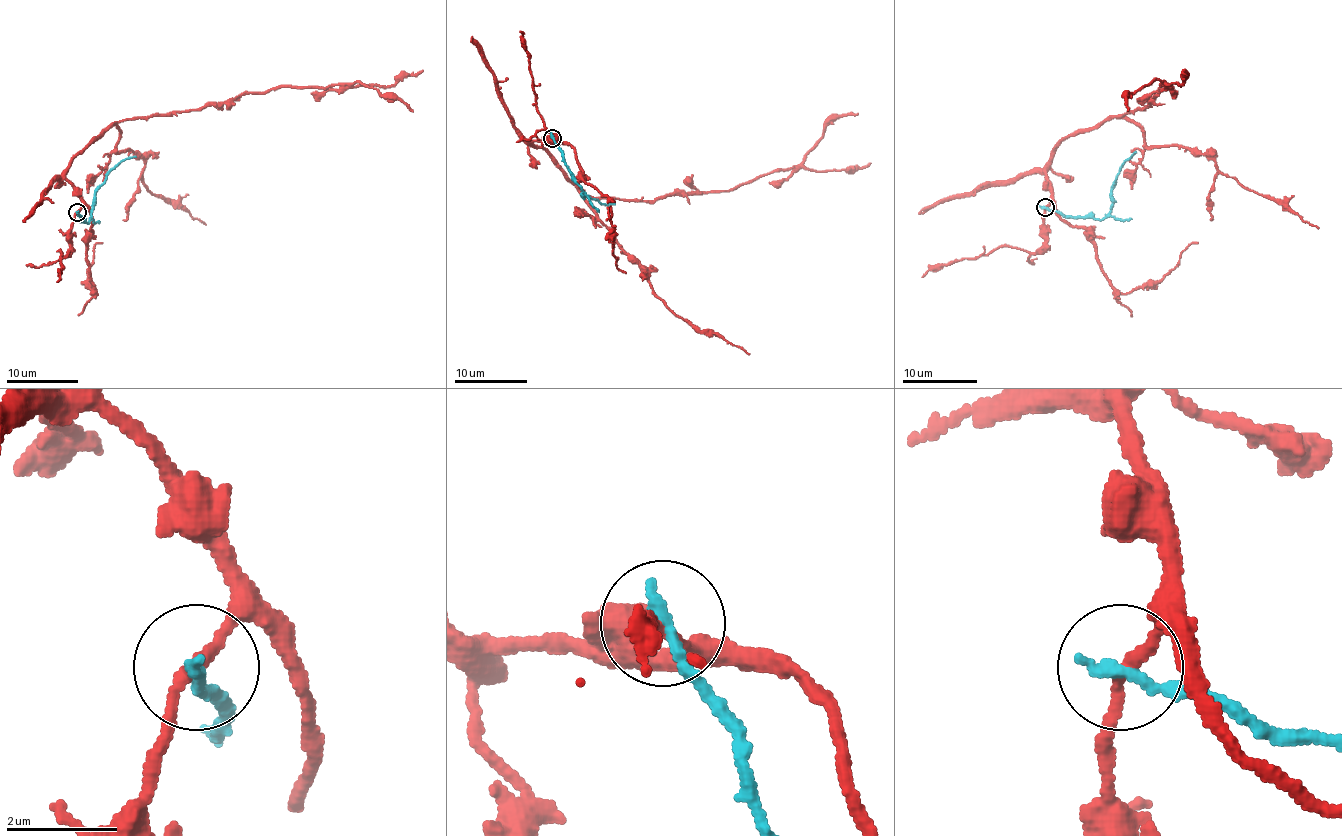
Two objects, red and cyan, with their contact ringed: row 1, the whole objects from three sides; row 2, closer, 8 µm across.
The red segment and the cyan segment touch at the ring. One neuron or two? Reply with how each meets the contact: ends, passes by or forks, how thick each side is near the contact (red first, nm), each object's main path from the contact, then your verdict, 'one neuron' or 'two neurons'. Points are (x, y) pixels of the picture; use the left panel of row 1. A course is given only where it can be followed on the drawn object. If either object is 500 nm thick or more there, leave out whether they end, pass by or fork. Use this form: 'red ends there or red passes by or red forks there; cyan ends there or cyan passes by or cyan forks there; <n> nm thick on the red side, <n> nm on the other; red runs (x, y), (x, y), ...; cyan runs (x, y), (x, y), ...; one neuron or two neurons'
red passes by; cyan ends there; 200 nm thick on the red side, 260 nm on the other; red runs (78, 212), (82, 195), (65, 171), (119, 121), (189, 111), (283, 86), (361, 83), (397, 97), (413, 112); cyan runs (78, 212), (79, 220), (87, 221), (94, 192), (105, 176), (120, 162), (136, 156); two neurons

